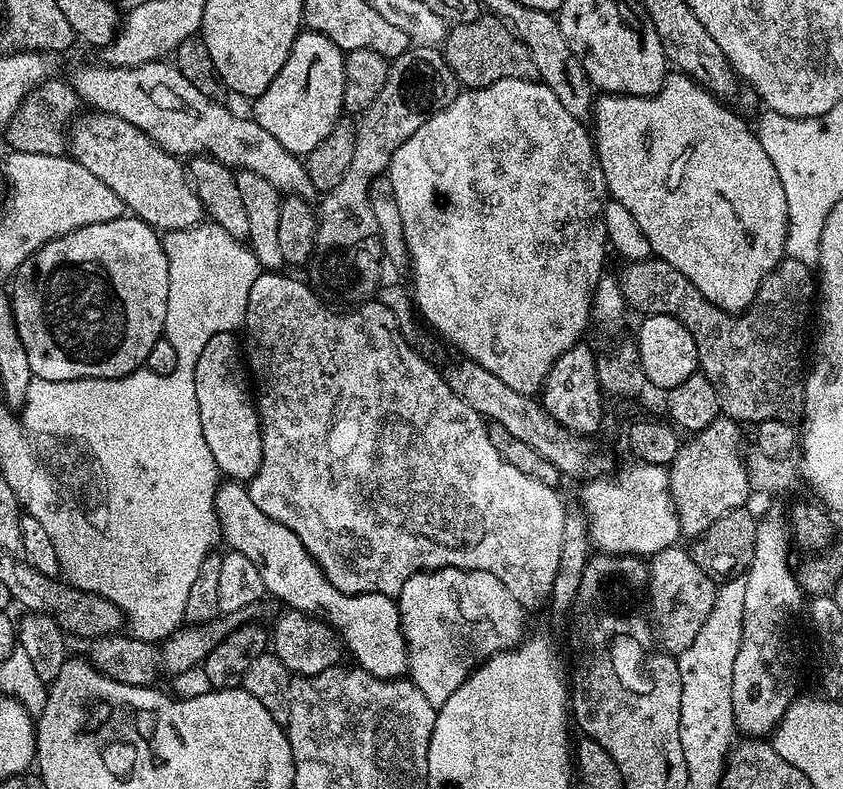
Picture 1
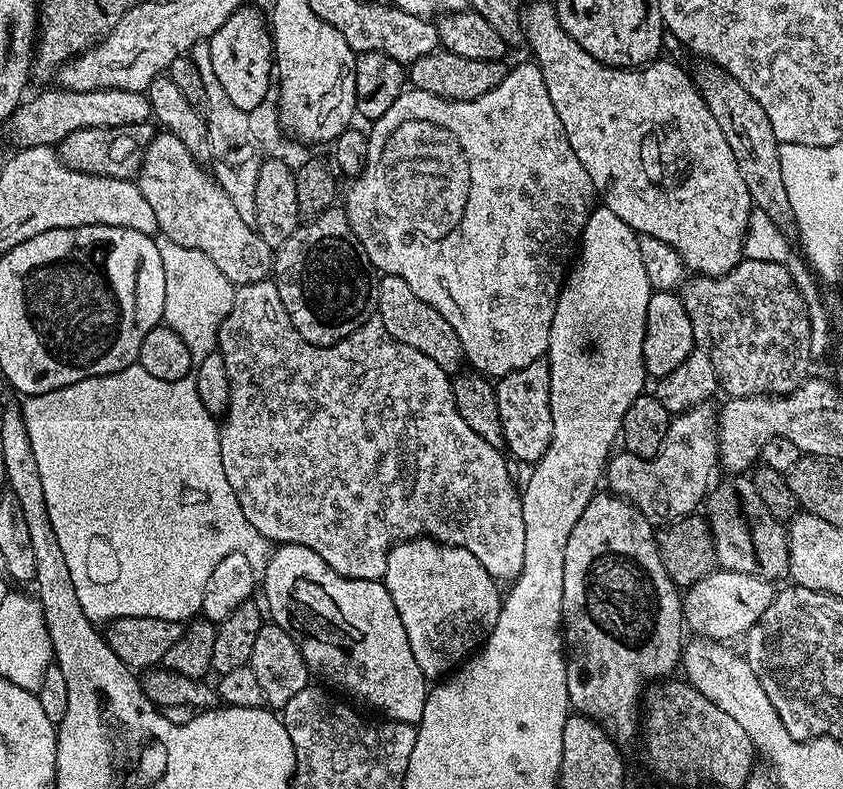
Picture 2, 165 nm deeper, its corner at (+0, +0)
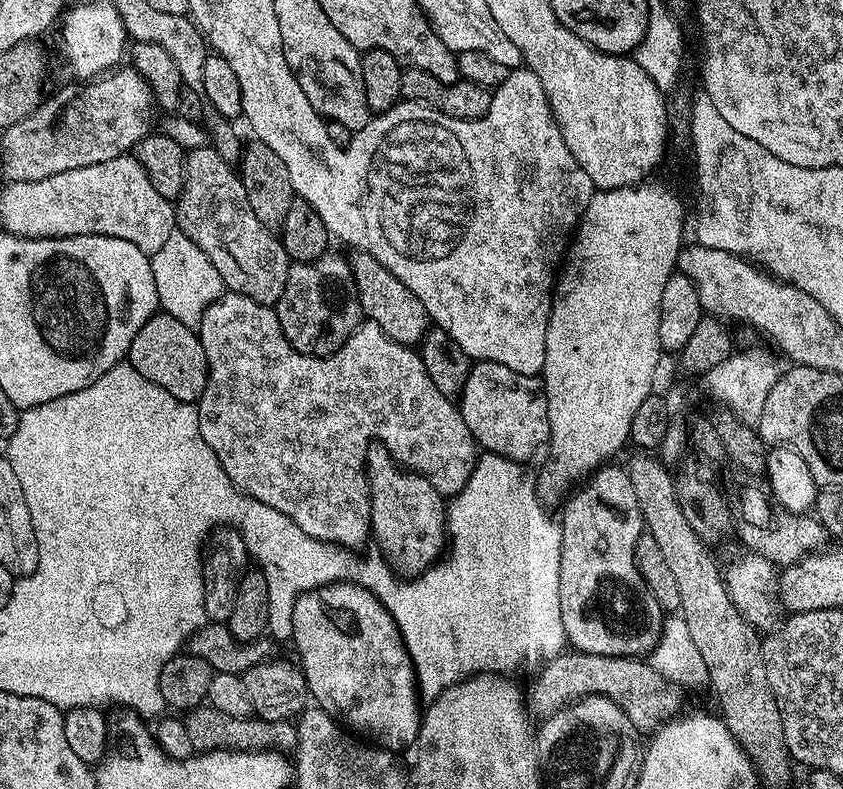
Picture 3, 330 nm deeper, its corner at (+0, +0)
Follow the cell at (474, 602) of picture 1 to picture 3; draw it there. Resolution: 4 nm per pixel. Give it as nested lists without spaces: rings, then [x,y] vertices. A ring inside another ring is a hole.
[[[383,446],[369,447],[366,477],[370,498],[370,536],[380,547],[377,548],[379,555],[401,577],[419,576],[441,559],[446,548],[446,514],[442,509],[440,493],[425,476],[410,472],[404,465],[396,463]]]

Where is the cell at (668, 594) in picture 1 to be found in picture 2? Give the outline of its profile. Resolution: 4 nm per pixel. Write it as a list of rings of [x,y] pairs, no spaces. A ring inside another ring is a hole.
[[[713,570],[701,580],[687,585],[683,593],[684,622],[689,633],[697,637],[732,642],[735,636],[747,637],[756,623],[766,614],[774,595],[774,584],[754,574]]]

